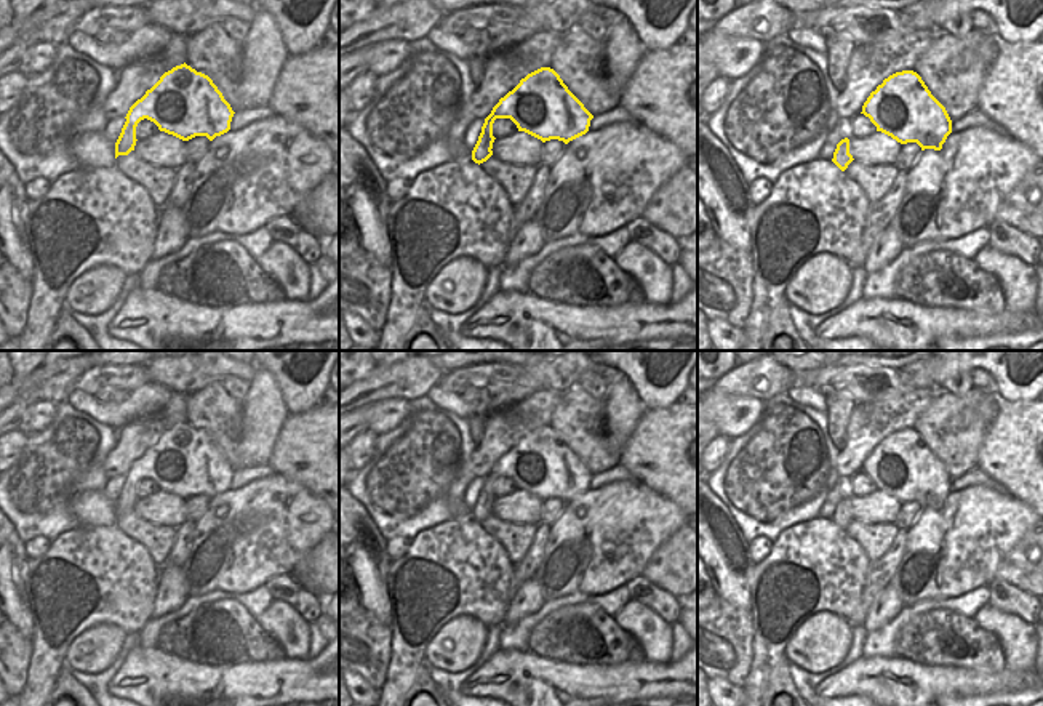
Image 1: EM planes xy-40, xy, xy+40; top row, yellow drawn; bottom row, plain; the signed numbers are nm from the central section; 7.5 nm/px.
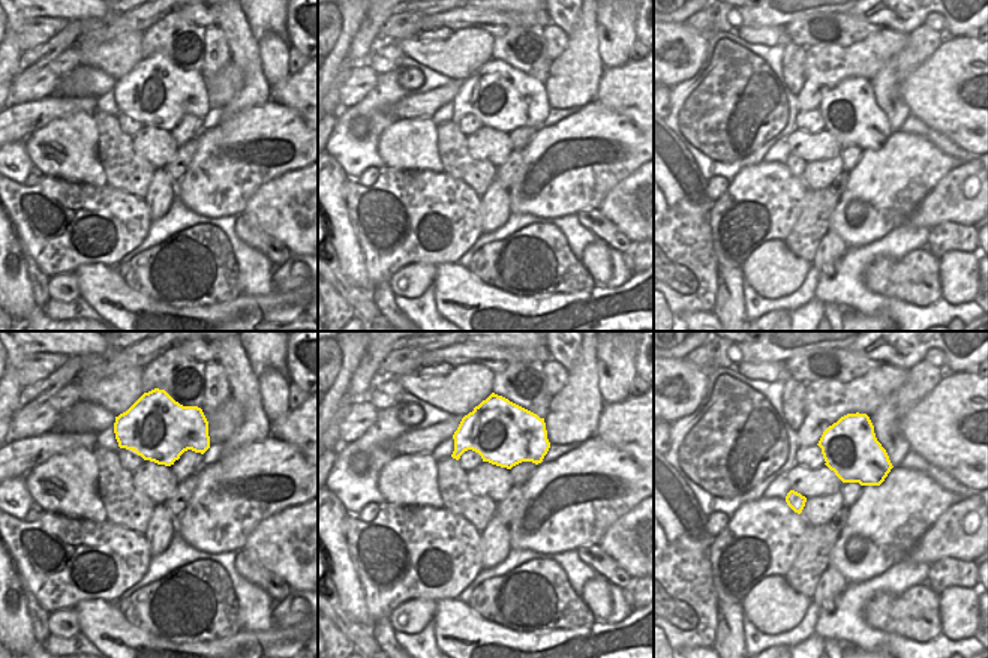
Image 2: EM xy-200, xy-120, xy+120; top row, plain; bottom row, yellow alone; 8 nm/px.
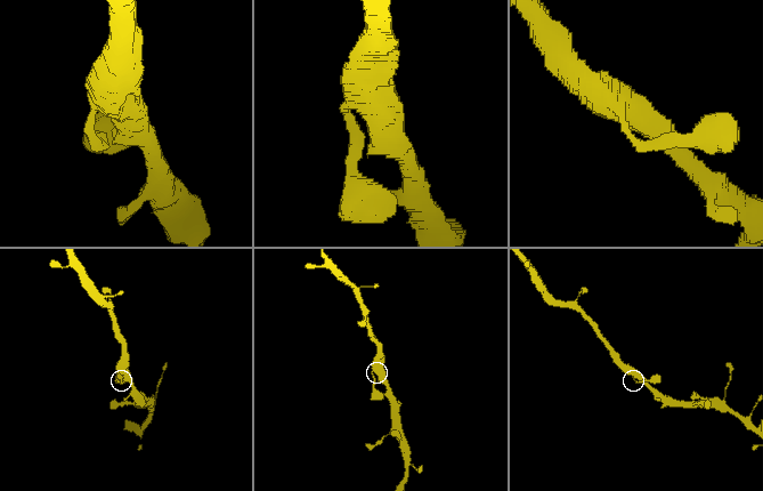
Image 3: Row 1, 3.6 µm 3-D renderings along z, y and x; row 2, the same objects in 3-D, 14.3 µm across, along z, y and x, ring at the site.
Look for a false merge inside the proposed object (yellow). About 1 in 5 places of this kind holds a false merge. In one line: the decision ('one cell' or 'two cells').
one cell

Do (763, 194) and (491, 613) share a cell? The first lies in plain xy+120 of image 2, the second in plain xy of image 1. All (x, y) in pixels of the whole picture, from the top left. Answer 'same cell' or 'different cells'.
same cell

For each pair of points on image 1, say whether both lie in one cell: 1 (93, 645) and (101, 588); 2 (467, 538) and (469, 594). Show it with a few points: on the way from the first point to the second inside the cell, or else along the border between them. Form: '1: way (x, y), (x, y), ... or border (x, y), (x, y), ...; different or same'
1: border (127, 633), (96, 623), (67, 649); different
2: way (467, 553), (469, 580); same

